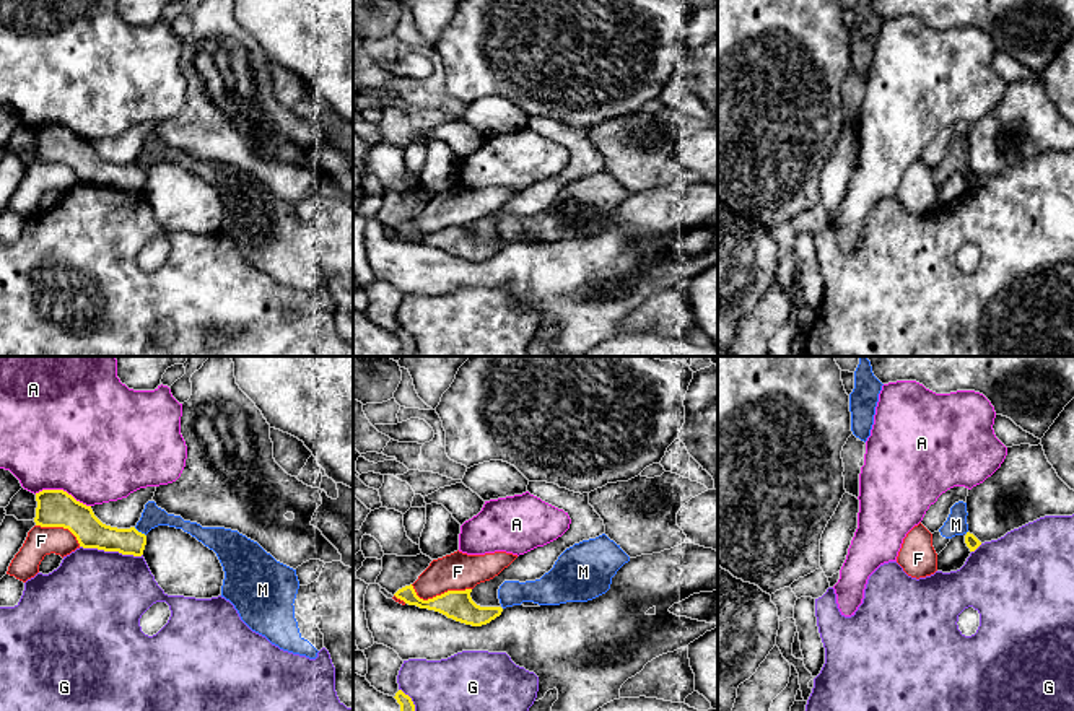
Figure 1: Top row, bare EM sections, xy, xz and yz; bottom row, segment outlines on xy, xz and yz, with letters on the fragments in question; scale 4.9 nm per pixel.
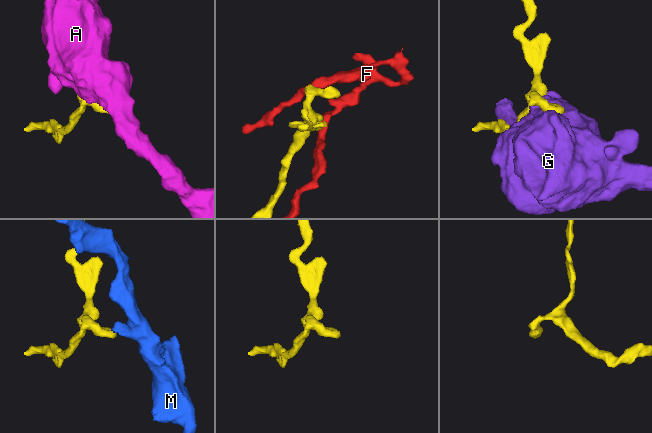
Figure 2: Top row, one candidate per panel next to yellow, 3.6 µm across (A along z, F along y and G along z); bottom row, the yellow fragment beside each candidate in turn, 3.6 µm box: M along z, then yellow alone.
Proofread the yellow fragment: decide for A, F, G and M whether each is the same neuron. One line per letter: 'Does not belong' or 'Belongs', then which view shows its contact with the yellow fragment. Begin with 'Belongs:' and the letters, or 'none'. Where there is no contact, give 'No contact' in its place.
Belongs: none
A: Does not belong. Touches yellow in xy
F: Does not belong. Touches yellow in xz
G: Does not belong. Touches yellow in xy
M: Does not belong. Touches yellow in xy

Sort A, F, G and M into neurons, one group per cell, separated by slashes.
A / F / G / M

